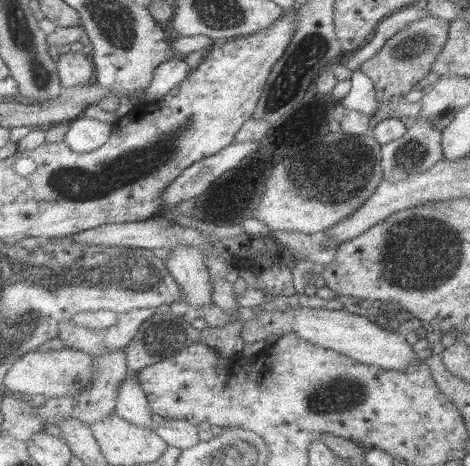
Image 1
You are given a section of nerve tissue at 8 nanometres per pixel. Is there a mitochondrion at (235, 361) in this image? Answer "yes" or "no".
no

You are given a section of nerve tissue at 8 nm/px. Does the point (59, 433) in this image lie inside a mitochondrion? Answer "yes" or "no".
no

